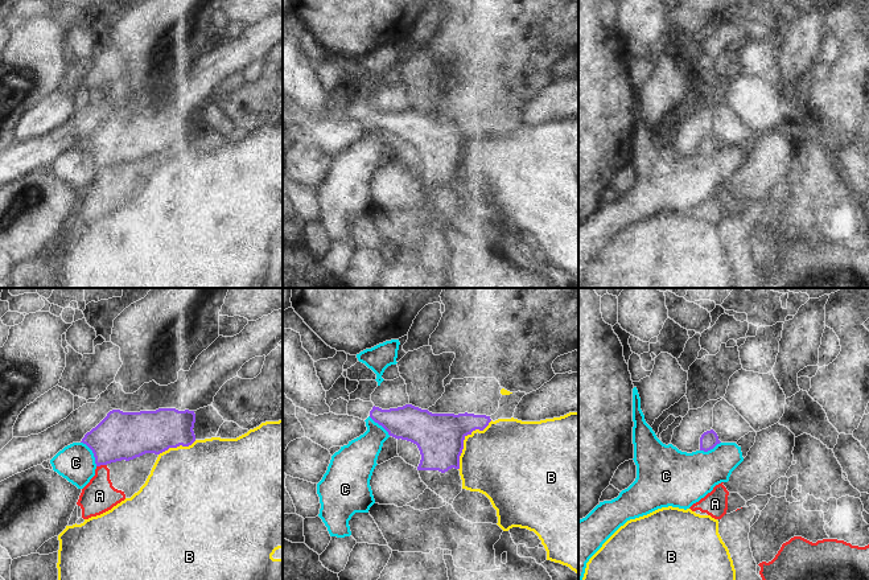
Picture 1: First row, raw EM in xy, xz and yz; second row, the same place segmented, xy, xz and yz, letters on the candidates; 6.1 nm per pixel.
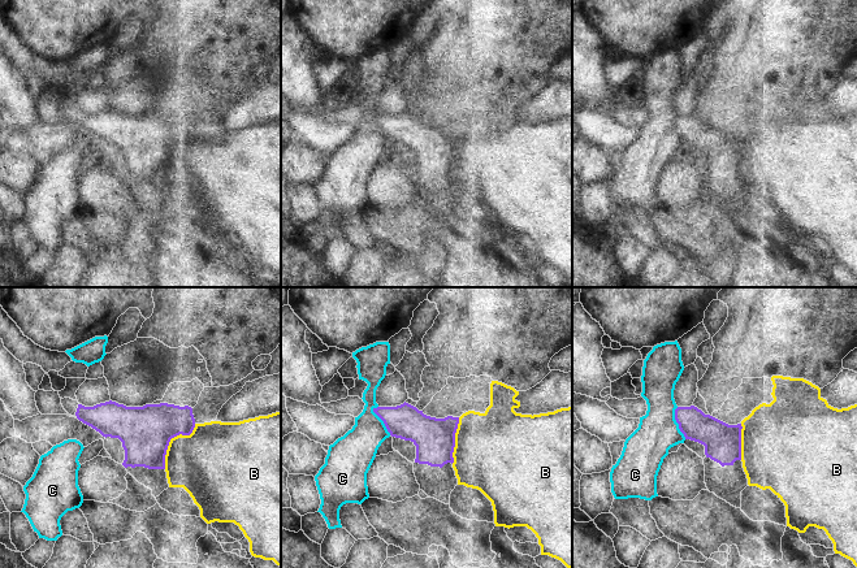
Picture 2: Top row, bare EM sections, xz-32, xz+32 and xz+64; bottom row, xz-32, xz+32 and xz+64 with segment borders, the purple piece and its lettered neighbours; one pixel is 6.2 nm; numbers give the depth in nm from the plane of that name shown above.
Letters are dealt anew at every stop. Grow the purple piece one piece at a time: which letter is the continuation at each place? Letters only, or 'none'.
none

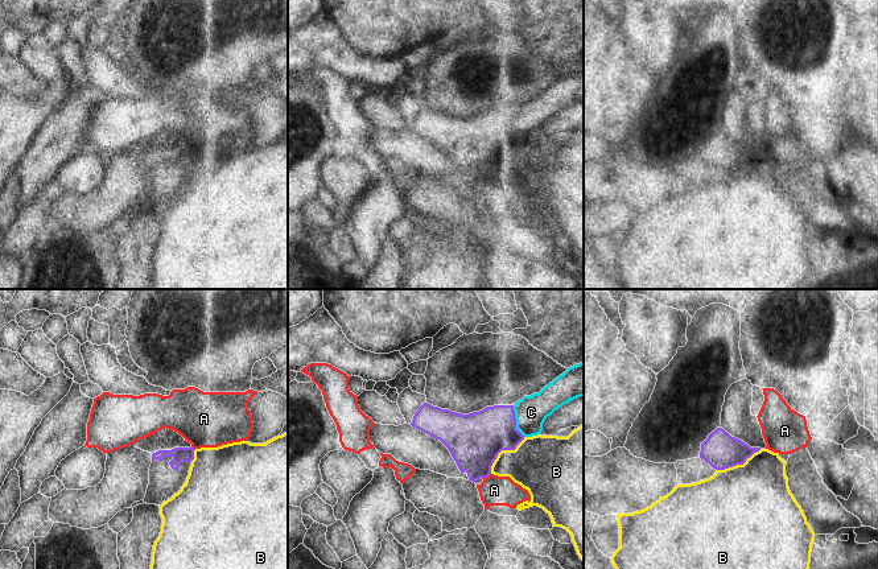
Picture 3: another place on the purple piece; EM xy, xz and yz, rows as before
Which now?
C

